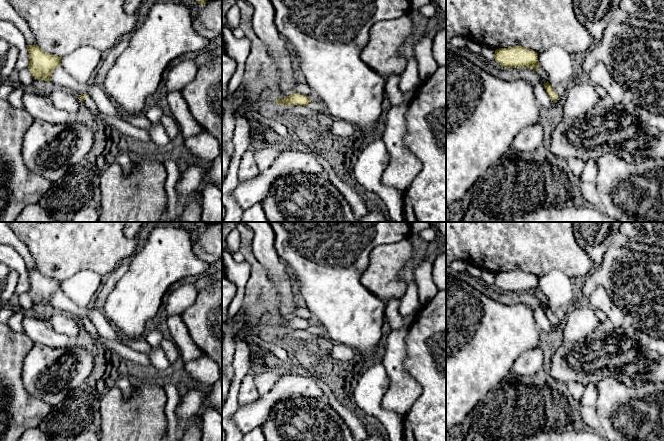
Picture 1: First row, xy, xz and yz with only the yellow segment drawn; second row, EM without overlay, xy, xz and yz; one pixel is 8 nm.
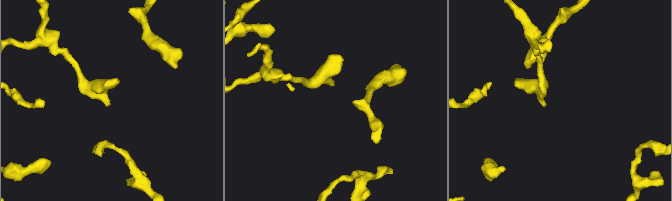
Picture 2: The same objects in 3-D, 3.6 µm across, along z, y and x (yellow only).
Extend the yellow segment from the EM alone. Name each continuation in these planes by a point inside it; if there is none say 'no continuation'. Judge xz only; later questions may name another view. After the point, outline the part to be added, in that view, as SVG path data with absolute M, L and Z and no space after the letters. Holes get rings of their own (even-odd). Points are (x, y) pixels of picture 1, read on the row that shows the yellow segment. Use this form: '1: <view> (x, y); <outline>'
no continuation

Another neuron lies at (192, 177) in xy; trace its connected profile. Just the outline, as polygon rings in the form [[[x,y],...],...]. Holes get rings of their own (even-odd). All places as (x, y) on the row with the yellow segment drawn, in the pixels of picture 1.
[[[194,164],[189,166],[186,171],[180,175],[175,186],[176,202],[180,211],[185,208],[186,197],[202,183],[205,172],[206,169],[203,166]]]

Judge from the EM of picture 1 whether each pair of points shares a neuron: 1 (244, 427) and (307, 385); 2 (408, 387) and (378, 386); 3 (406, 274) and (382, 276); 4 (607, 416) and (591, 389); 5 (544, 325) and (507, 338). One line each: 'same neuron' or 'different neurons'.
1: same neuron
2: different neurons
3: different neurons
4: different neurons
5: different neurons

